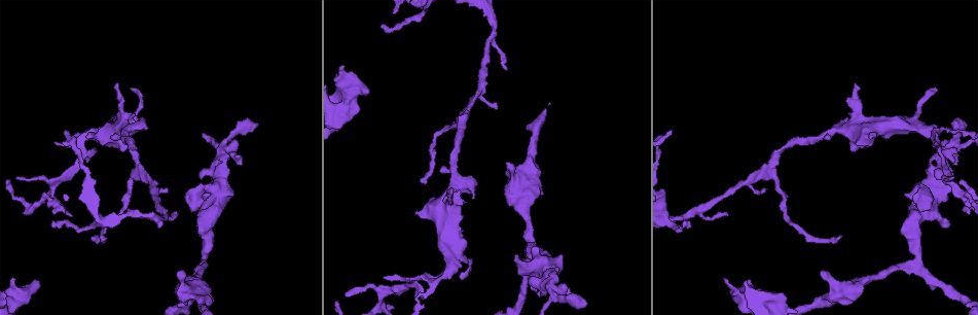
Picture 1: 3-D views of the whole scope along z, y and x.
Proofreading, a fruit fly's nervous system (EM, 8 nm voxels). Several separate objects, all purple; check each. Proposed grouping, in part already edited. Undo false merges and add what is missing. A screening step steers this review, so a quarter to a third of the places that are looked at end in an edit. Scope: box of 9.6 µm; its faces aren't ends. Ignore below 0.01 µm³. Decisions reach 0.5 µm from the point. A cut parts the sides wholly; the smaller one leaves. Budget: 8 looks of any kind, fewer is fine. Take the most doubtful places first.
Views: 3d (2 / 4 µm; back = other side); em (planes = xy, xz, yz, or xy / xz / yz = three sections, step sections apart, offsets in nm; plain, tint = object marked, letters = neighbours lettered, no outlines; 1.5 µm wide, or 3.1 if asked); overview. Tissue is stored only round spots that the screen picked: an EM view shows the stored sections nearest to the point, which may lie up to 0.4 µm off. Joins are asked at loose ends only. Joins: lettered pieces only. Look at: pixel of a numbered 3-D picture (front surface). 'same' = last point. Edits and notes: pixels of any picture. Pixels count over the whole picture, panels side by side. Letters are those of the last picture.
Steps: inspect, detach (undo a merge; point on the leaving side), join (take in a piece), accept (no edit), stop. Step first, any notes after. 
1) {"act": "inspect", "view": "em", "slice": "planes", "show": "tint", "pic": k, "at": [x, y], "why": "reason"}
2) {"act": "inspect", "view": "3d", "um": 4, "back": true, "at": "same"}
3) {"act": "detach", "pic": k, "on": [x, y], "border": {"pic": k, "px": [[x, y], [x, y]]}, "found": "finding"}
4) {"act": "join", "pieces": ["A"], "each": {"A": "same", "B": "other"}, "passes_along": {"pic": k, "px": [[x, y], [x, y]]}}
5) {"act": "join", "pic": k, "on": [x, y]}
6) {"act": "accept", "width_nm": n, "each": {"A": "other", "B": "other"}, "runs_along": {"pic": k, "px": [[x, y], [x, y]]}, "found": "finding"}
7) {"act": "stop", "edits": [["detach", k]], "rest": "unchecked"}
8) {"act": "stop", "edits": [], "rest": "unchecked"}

{"act": "inspect", "view": "3d", "um": 2, "pic": 1, "at": [684, 221], "why": "tapers out"}

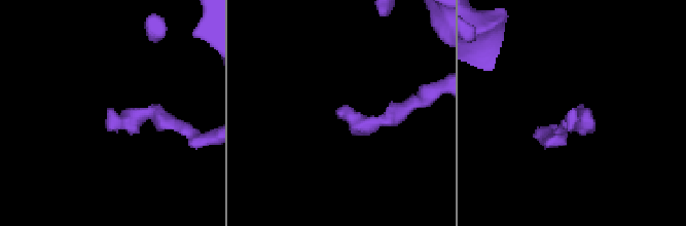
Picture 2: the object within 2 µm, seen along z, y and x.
{"act": "inspect", "view": "em", "slice": "xy", "step": 8, "show": "tint", "pic": 2, "at": [574, 110], "why": "shape alone is not enough"}

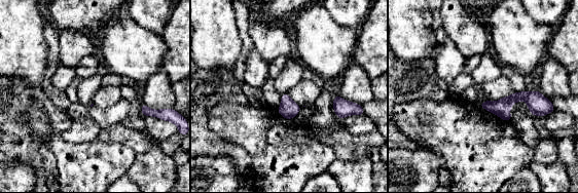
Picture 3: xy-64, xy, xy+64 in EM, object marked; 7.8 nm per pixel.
{"act": "inspect", "view": "em", "slice": "planes", "show": "letters", "at": "same", "why": "cut it another way"}

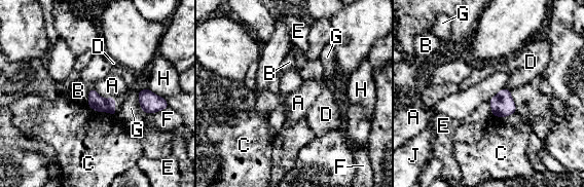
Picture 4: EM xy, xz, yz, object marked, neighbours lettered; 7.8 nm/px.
{"act": "accept", "each": {"A": "other", "B": "other", "C": "other", "D": "other", "E": "other", "F": "other", "G": "other", "H": "other", "J": "other"}, "found": "no lettered piece goes on from it"}

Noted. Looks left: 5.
{"act": "inspect", "view": "3d", "um": 2, "back": true, "pic": 1, "at": [54, 142], "why": "free end"}

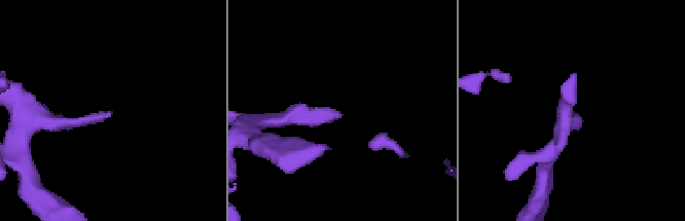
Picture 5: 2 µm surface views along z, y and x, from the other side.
{"act": "inspect", "view": "em", "slice": "xz", "step": 8, "show": "tint", "pic": 5, "at": [110, 113]}

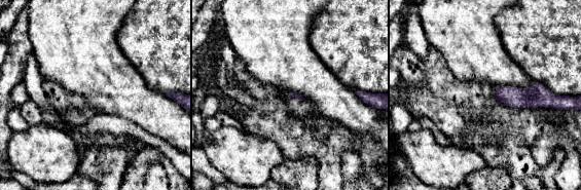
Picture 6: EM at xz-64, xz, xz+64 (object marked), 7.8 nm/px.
{"act": "inspect", "view": "em", "slice": "planes", "show": "letters", "at": "same"}

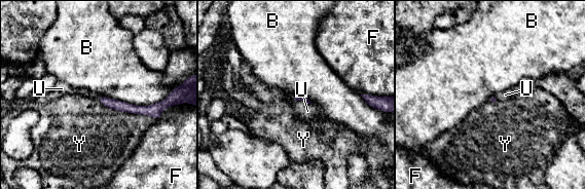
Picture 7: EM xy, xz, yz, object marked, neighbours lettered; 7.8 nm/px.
{"act": "join", "pieces": ["U"], "each": {"B": "other", "F": "other", "U": "same", "Y": "other"}, "passes_along": {"pic": 7, "px": [[299, 98], [303, 101], [307, 111]]}, "found": "the neuron continues"}

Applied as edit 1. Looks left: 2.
{"act": "stop", "edits": [["join", 7]], "rest": "unchecked"}

